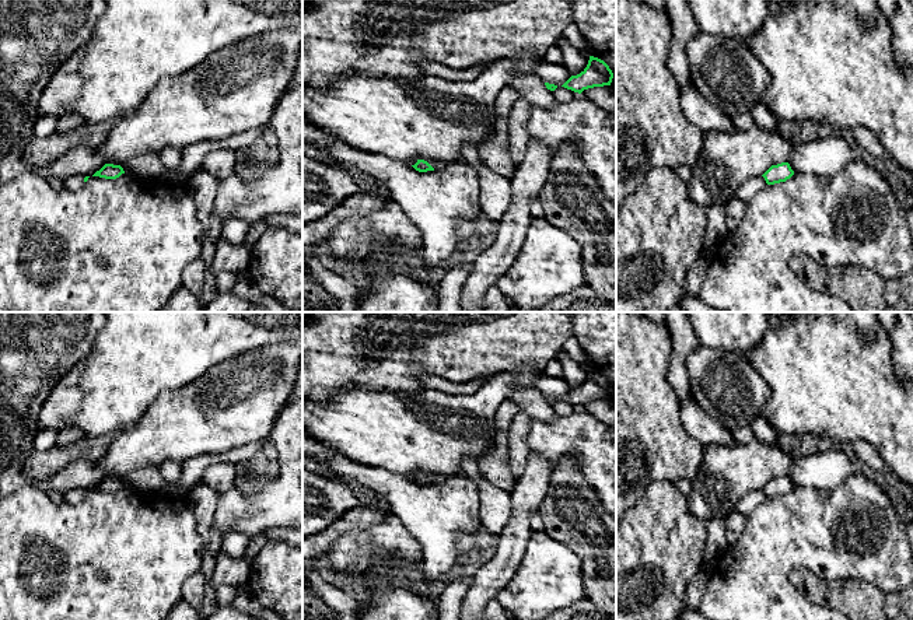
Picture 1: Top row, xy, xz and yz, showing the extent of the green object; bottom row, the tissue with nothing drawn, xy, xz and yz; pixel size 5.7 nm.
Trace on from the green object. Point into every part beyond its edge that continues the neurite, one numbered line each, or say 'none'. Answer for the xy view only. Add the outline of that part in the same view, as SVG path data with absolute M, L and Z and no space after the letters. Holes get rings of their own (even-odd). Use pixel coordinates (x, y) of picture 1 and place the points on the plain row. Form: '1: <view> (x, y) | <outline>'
1: xy (74, 496) | M71 488L71 490L67 490L64 494L64 502L67 504L78 504L80 501L84 500L84 491L85 490L81 490L81 488Z

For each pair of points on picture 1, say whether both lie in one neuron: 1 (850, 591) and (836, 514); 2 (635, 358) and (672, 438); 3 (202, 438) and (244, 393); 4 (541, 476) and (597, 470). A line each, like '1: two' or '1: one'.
1: two
2: one
3: one
4: two

